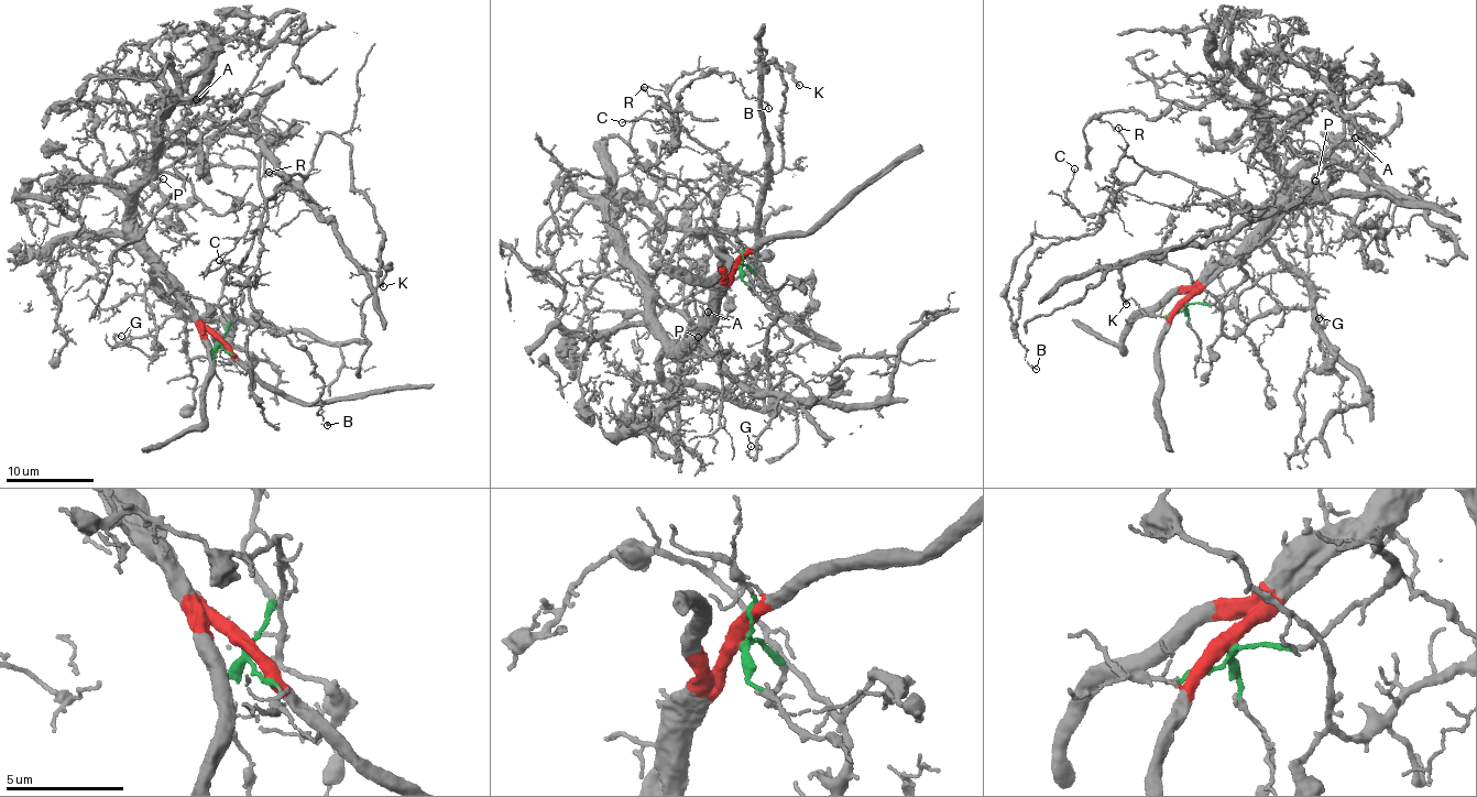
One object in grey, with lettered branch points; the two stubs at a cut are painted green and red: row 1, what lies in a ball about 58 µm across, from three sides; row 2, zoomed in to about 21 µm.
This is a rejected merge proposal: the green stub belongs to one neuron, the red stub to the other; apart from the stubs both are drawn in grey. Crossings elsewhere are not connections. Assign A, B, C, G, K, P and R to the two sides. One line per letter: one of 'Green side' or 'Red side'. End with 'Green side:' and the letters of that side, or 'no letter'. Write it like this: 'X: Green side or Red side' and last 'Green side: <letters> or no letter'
A: Red side
B: Green side
C: Green side
G: Red side
K: Green side
P: Red side
R: Green side
Green side: B, C, K, R

